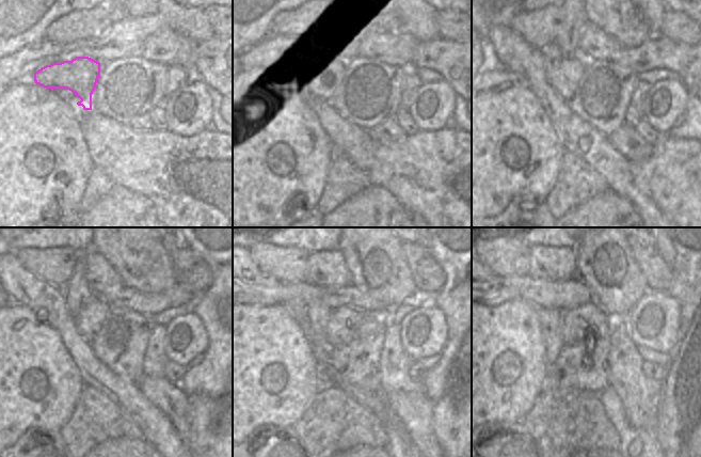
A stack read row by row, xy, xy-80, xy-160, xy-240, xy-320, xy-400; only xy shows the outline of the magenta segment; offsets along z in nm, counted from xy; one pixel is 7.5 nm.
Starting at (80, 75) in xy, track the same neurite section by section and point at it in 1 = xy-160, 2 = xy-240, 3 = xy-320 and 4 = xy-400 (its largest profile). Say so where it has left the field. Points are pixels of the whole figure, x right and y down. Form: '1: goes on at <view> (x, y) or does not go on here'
1: goes on at xy-160 (564, 76)
2: goes on at xy-240 (90, 312)
3: goes on at xy-320 (332, 328)
4: goes on at xy-400 (583, 324)

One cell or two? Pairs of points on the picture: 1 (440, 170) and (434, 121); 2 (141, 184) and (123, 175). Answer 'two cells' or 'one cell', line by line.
1: two cells
2: one cell

